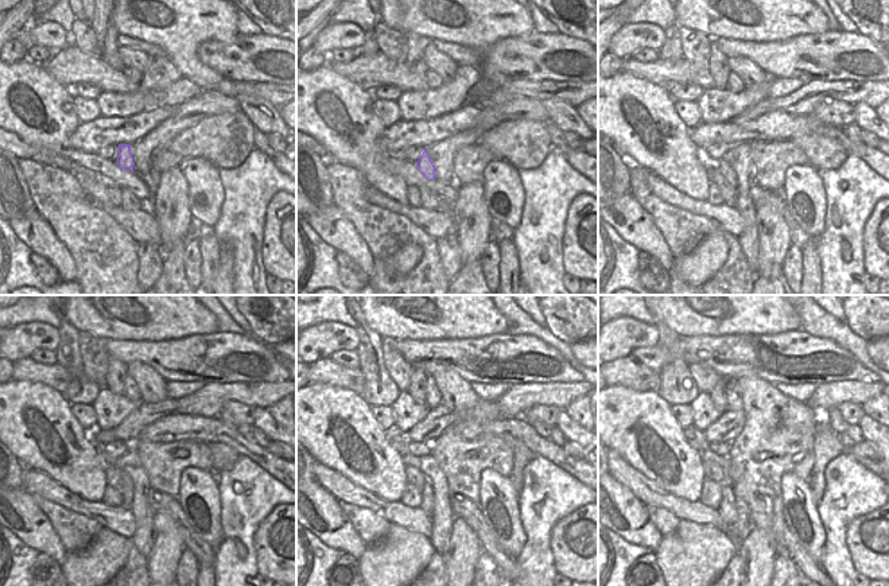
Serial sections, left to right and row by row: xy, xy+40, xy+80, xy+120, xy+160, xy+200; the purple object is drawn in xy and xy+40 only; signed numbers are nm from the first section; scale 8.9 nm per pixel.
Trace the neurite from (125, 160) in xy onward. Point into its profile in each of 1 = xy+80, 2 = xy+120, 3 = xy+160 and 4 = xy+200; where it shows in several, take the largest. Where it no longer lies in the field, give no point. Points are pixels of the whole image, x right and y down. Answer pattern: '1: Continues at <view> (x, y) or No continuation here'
1: Continues at xy+80 (725, 169)
2: Continues at xy+120 (127, 493)
3: Continues at xy+160 (427, 495)
4: Continues at xy+200 (728, 511).

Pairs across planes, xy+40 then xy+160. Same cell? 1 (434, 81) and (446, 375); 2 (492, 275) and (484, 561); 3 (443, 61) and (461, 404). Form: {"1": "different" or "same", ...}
{"1": "different", "2": "same", "3": "same"}

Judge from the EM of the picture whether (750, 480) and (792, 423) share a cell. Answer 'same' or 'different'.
same

